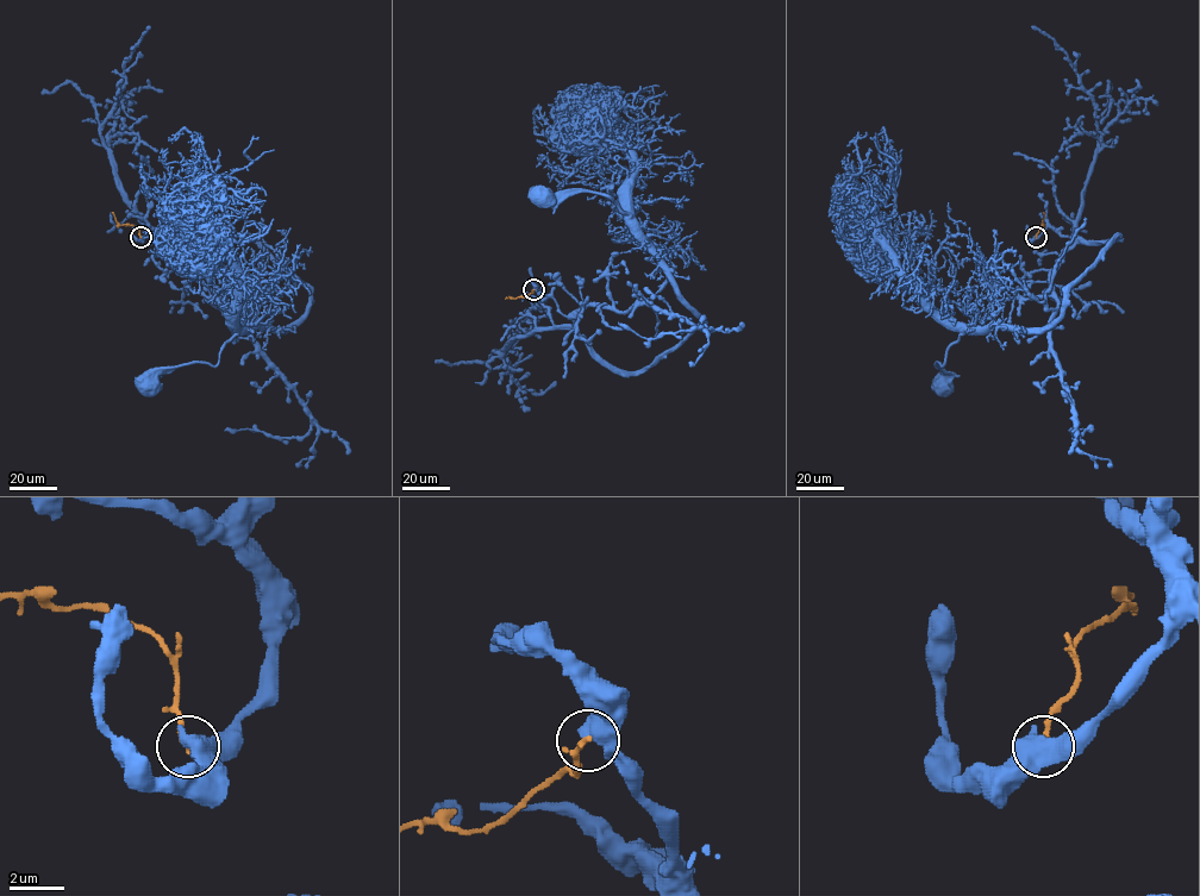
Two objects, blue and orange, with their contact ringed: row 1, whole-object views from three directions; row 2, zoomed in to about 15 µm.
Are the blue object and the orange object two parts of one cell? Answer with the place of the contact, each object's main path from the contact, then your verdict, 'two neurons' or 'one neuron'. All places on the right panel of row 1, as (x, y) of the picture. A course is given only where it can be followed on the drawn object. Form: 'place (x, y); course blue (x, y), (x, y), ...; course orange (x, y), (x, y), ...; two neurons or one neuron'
place (1036, 237); course blue (1036, 237), (1048, 227), (1089, 242), (1118, 236), (1050, 325), (967, 329), (937, 363), (944, 383); course orange (1036, 237), (1044, 225), (1044, 213); two neurons

